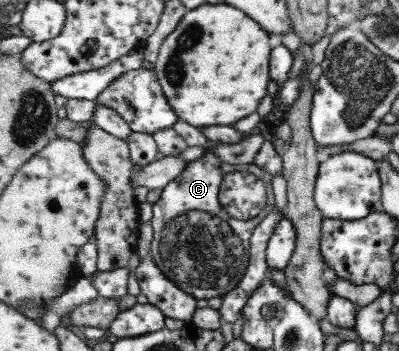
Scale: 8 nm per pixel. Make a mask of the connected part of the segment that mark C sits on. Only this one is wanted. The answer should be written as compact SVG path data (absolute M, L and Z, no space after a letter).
M208 147L201 158L191 161L187 165L187 168L183 170L180 178L172 180L165 186L159 200L154 203L154 216L150 220L153 227L153 241L151 242L150 253L160 267L164 266L164 264L161 264L161 262L163 262L163 256L161 256L161 248L159 248L159 246L161 246L161 230L163 230L173 218L183 216L183 214L187 214L187 212L191 212L191 210L205 210L205 212L209 212L209 214L213 214L213 216L219 216L219 218L227 220L227 222L233 226L233 232L245 240L245 248L249 248L251 237L254 235L253 232L255 232L255 229L261 224L261 221L266 218L266 213L261 213L259 216L251 218L251 220L239 220L239 218L233 218L233 216L221 206L219 197L223 179L226 174L235 172L235 170L237 170L237 168L235 168L234 164L223 162L223 160L215 154L215 150Z

